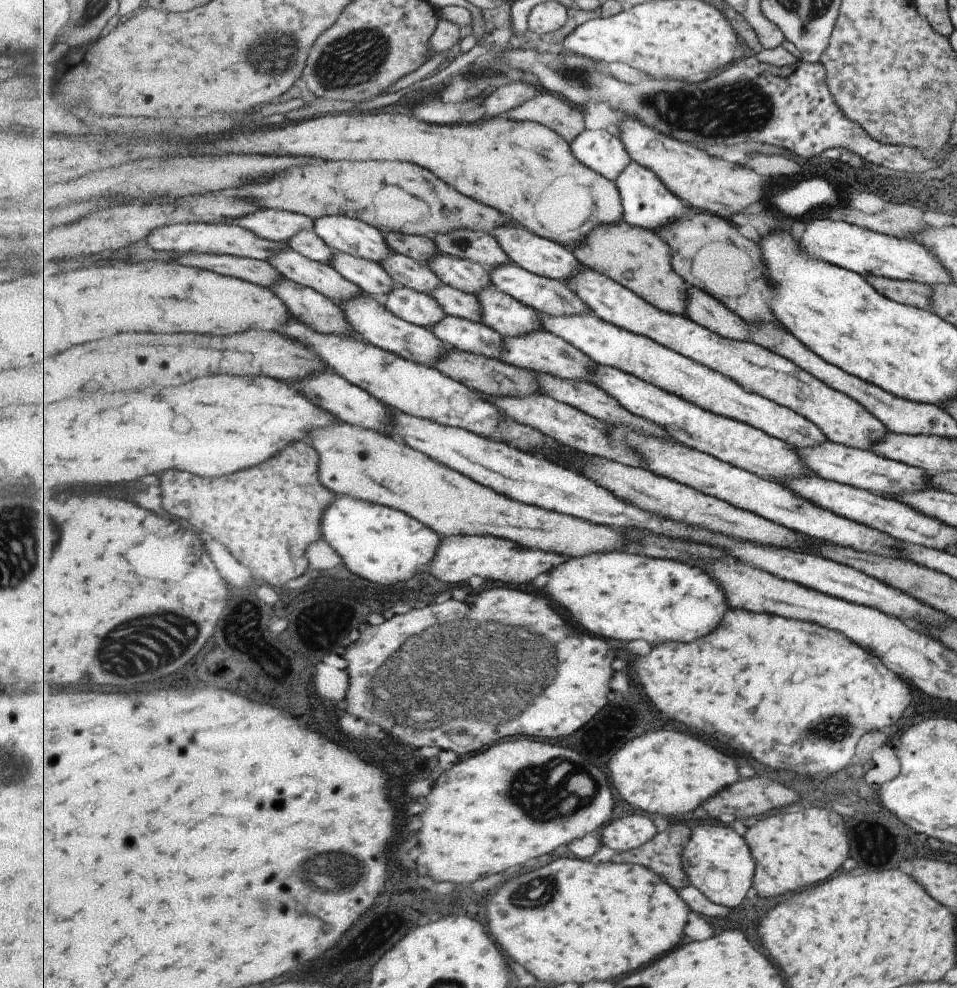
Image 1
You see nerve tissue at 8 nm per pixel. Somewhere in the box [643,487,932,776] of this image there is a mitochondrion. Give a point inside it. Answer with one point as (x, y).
(834, 727)

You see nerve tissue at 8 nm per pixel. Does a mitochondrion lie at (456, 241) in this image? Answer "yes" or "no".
yes

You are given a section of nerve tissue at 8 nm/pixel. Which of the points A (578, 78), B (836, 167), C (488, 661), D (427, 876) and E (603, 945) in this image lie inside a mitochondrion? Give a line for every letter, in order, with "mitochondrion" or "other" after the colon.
A: mitochondrion
B: other
C: mitochondrion
D: other
E: other

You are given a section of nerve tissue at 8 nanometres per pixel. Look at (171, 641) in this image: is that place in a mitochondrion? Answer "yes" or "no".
yes

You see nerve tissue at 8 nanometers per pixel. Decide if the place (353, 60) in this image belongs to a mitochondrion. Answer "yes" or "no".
yes

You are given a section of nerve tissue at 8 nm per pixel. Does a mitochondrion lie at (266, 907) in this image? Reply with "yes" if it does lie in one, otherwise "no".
yes

